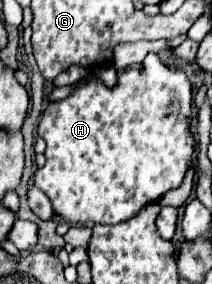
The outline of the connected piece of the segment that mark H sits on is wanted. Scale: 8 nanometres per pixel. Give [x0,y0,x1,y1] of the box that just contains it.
[33,57,195,225]

